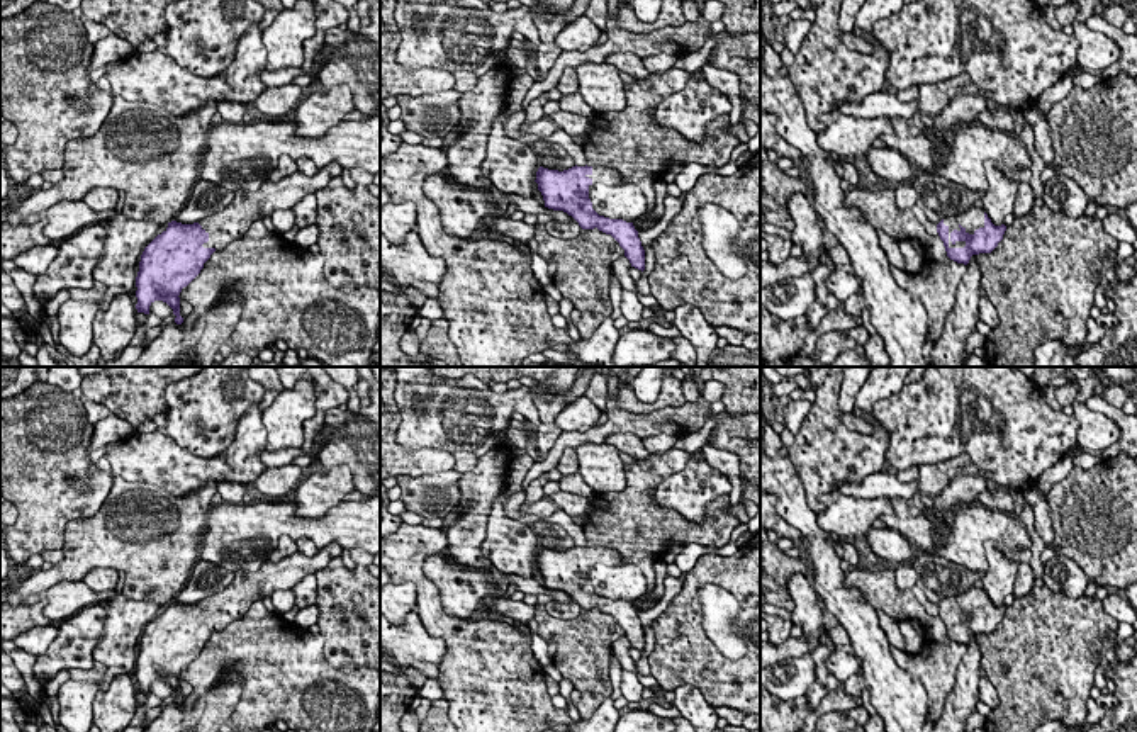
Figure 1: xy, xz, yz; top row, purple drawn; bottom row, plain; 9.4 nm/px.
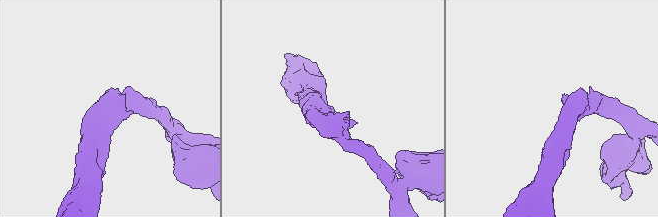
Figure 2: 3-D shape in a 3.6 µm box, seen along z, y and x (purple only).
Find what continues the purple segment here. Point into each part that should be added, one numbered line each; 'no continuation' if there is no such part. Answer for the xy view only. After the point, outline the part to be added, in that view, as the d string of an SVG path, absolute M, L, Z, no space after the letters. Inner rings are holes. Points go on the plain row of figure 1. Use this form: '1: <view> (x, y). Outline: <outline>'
1: xy (248, 586). Outline: M331 543L312 557L297 550L280 562L263 562L258 571L234 572L234 579L226 589L199 601L209 615L209 622L202 627L216 632L224 630L229 623L239 620L253 603L263 601L275 591L294 589L305 576L326 569L341 554L343 549Z

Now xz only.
1: xz (604, 556). Outline: M592 547L592 554L585 555L592 560L592 564L589 566L589 571L597 566L597 564L604 564L604 566L623 566L621 555L618 550L614 549L606 549L606 547Z

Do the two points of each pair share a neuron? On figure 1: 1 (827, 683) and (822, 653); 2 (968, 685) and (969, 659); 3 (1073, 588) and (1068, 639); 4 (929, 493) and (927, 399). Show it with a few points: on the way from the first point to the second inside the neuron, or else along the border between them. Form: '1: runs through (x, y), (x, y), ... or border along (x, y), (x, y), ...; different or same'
1: runs through (823, 676), (822, 659); same
2: runs through (968, 678), (969, 666); same
3: border along (1046, 585), (1052, 591), (1075, 600), (1083, 596); different
4: border along (968, 454), (918, 466); different

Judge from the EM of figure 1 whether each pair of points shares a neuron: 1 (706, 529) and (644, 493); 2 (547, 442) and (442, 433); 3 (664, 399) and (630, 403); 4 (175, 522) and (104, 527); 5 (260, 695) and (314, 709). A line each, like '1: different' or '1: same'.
1: same
2: different
3: same
4: same
5: same

